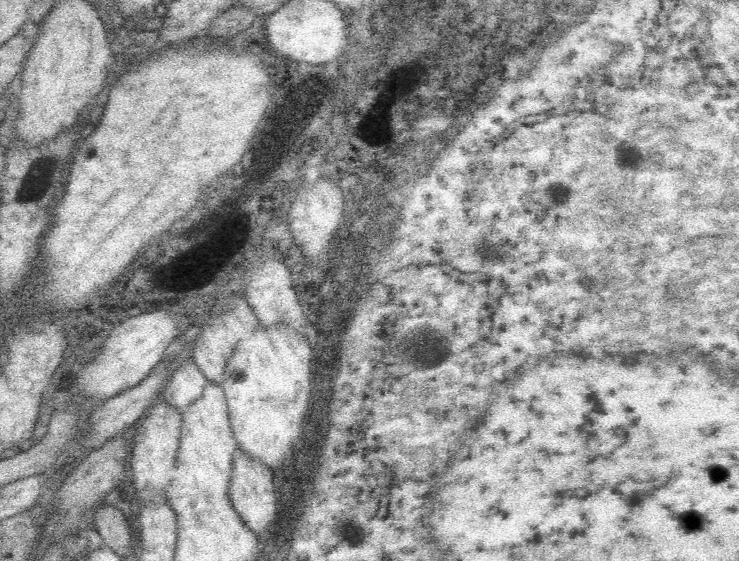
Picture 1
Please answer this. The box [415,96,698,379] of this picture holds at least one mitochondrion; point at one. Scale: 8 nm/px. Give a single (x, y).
(558, 192)

